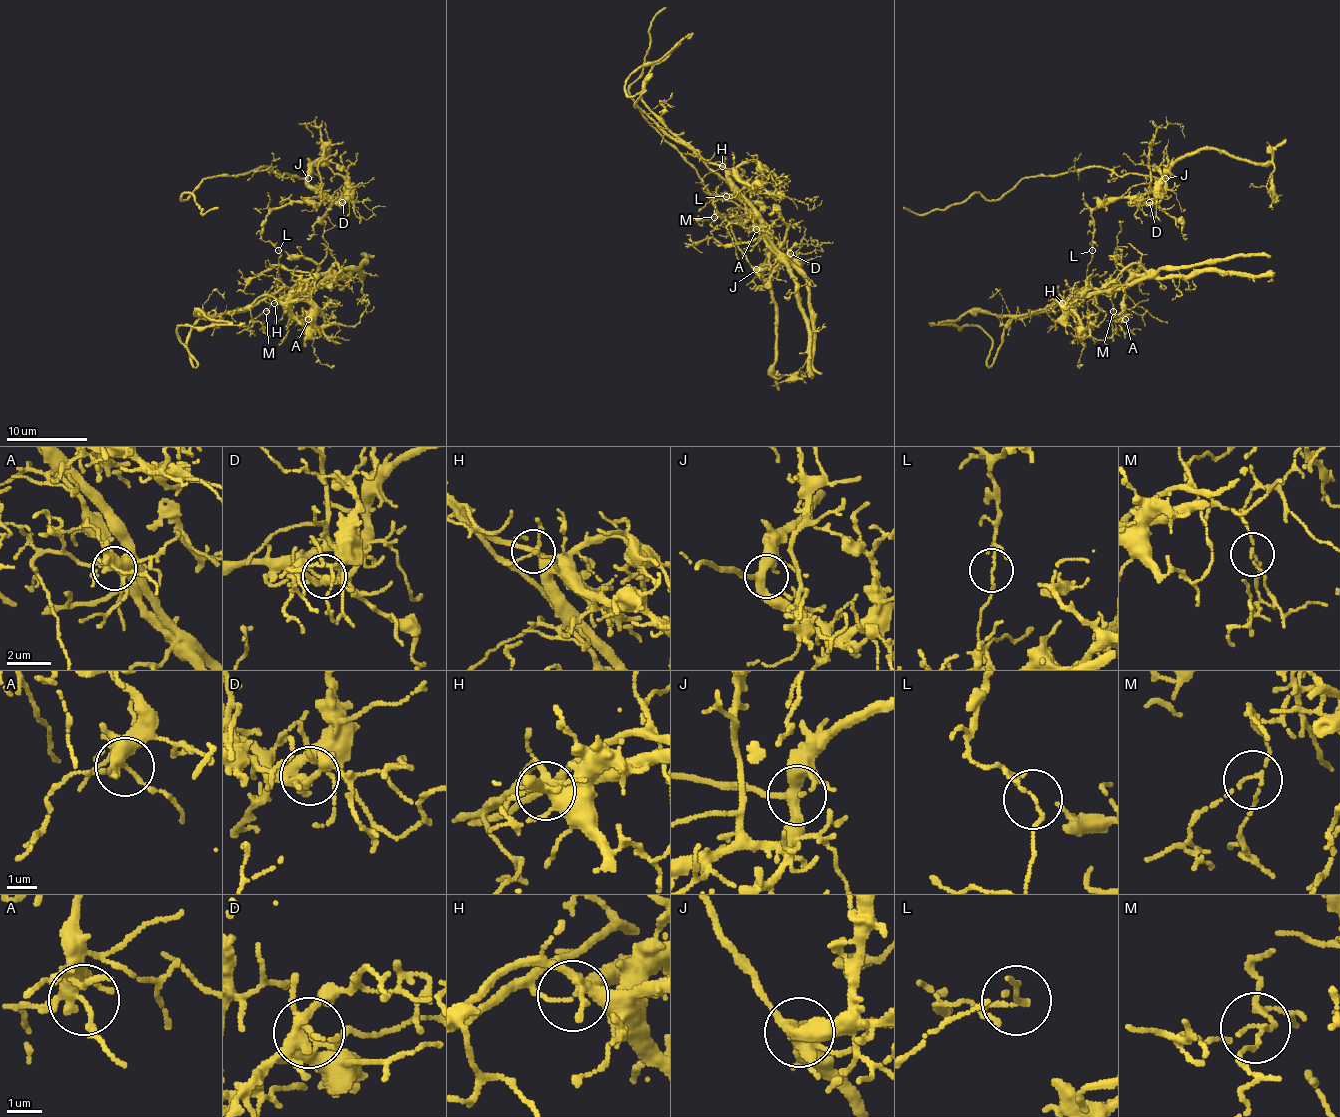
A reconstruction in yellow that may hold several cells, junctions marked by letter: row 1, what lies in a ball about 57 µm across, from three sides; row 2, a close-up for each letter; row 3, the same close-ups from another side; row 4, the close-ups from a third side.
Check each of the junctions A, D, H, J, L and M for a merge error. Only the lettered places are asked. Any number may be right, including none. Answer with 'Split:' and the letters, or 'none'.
Split: H, L

